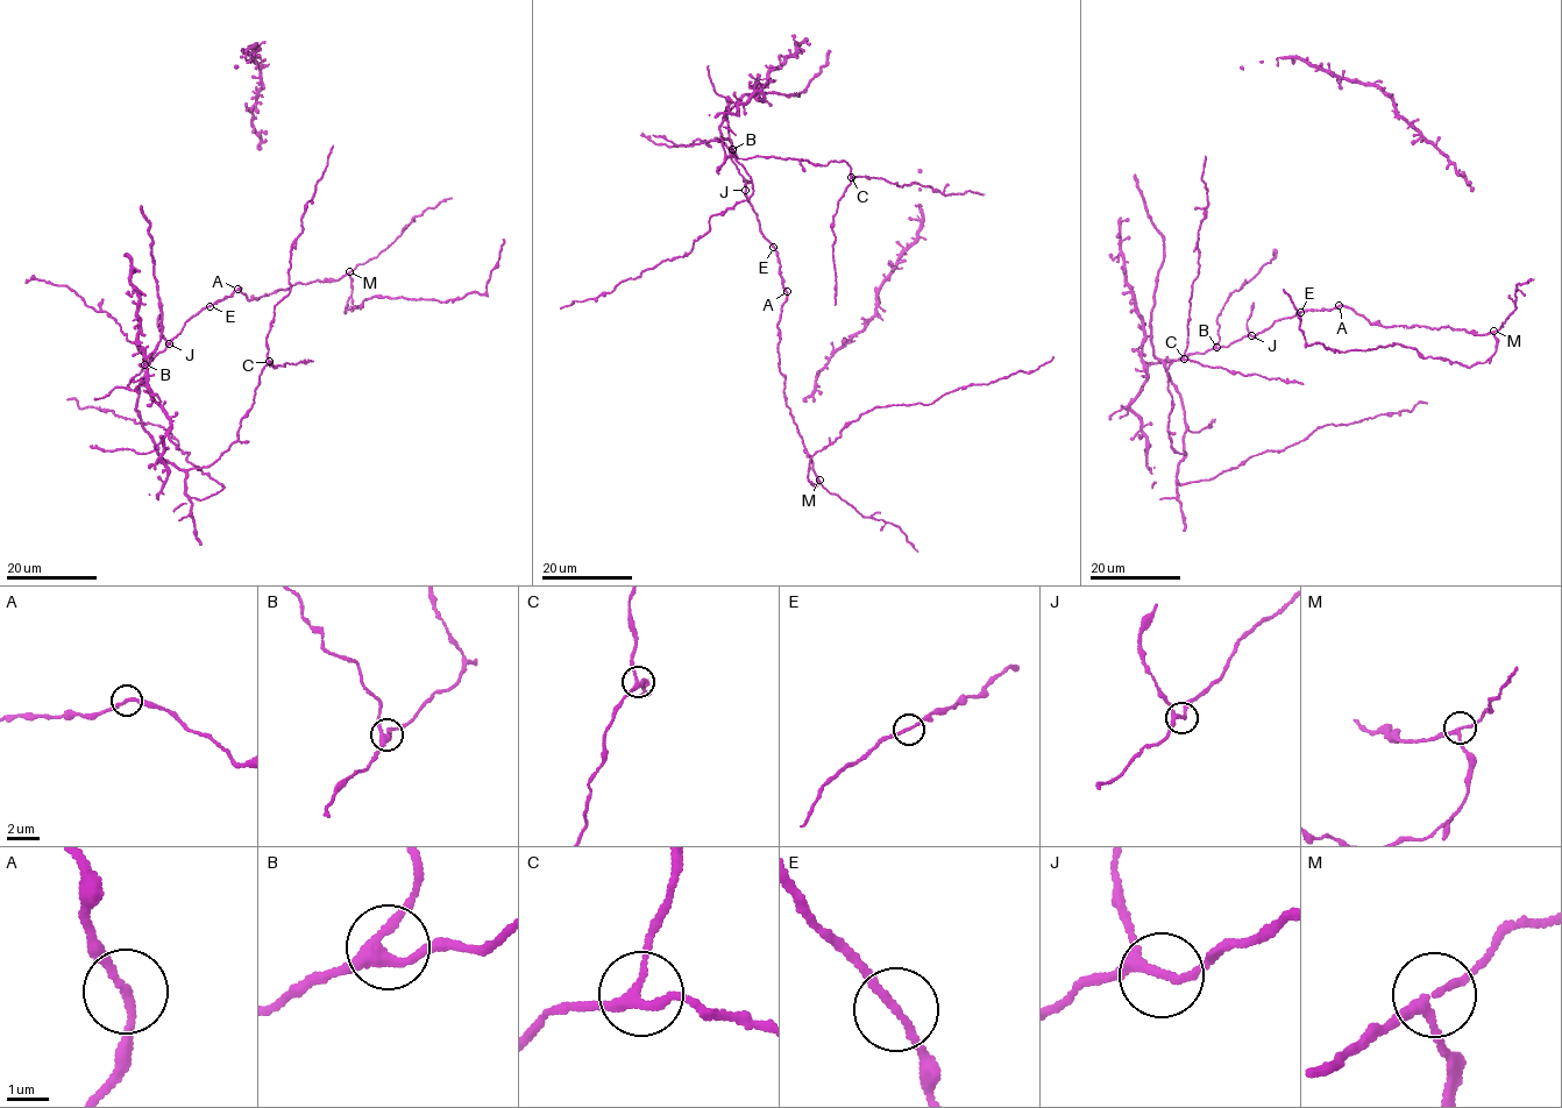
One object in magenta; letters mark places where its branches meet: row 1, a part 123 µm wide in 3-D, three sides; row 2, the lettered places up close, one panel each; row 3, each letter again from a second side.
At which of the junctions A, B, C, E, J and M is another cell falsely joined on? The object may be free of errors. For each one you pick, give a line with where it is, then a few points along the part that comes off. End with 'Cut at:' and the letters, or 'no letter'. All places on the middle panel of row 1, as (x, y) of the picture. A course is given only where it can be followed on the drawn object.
Cut at: no letter

